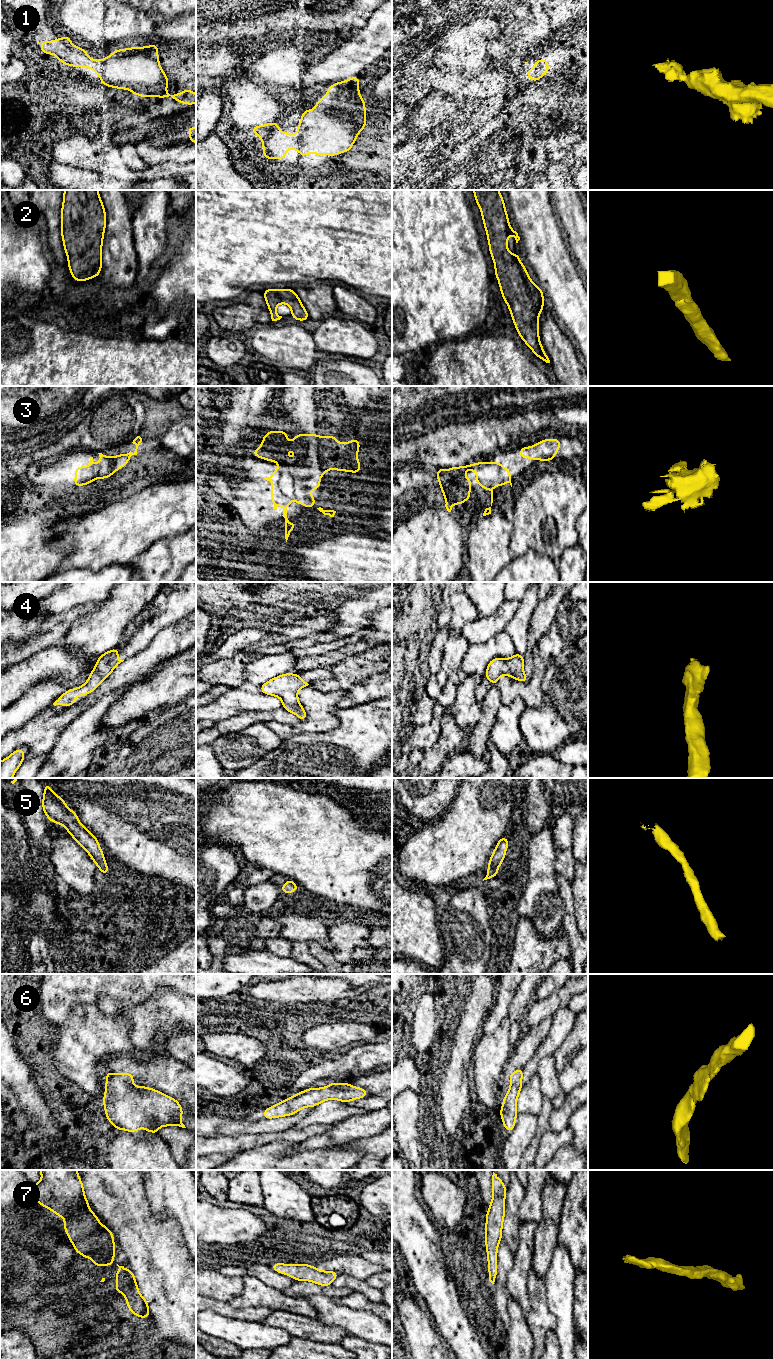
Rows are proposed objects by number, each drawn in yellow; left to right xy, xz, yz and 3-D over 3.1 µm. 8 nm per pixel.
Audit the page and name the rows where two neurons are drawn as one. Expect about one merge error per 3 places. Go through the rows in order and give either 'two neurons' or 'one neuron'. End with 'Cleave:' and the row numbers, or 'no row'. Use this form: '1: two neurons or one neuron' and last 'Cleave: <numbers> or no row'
1: one neuron
2: one neuron
3: one neuron
4: one neuron
5: one neuron
6: one neuron
7: one neuron
Cleave: no row

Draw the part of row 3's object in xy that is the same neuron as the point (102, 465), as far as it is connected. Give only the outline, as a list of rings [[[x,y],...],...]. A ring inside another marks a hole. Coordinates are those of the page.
[[[137,436],[133,440],[133,444],[136,445],[135,451],[131,451],[127,454],[117,455],[114,457],[104,456],[102,453],[98,453],[100,461],[98,465],[93,464],[93,457],[90,458],[90,465],[88,467],[78,466],[75,470],[75,482],[73,486],[82,486],[90,484],[94,479],[109,478],[115,471],[126,466],[132,455],[137,455],[137,449],[142,438]]]

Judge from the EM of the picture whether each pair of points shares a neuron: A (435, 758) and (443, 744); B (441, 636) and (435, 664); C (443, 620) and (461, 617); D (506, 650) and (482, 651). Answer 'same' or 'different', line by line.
A: same
B: same
C: same
D: same

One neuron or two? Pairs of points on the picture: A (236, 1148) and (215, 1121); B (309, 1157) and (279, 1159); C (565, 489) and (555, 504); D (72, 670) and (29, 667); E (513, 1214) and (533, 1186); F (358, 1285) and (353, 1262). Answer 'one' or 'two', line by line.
A: two
B: one
C: one
D: one
E: two
F: two

